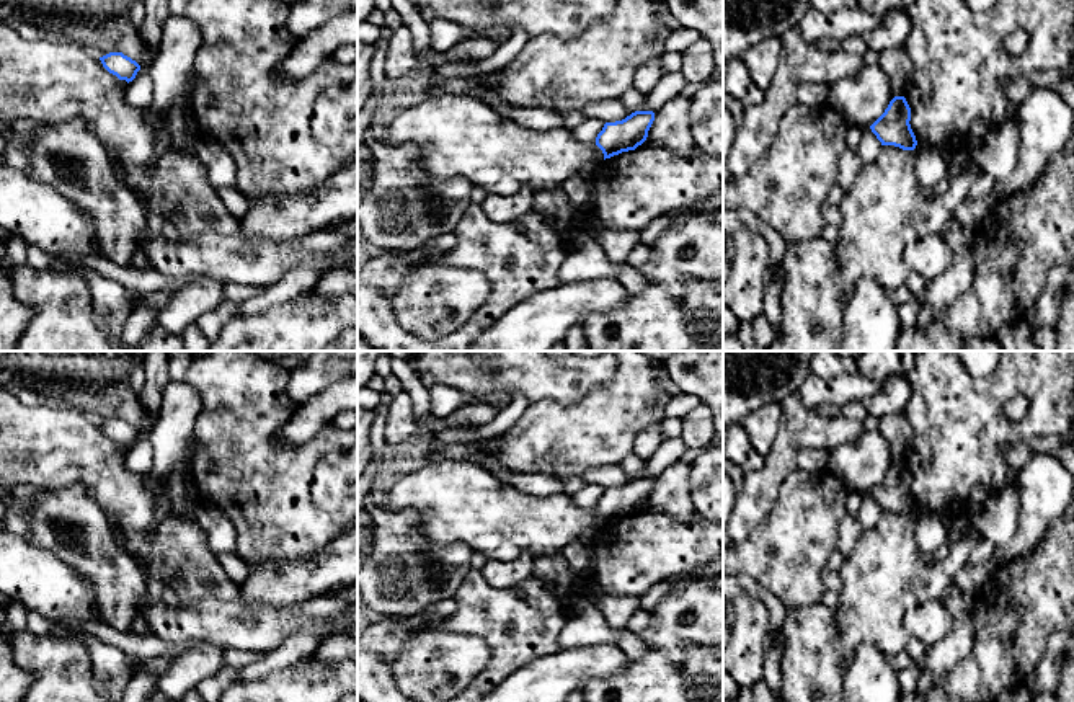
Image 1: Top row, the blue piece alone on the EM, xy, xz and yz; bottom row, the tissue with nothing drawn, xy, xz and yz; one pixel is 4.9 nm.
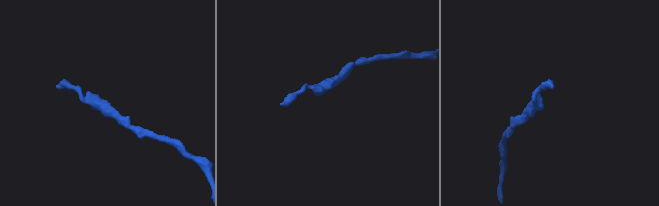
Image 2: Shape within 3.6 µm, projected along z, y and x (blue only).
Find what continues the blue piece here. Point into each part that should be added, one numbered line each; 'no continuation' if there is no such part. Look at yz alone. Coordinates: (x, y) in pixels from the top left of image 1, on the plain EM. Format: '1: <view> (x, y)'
no continuation

